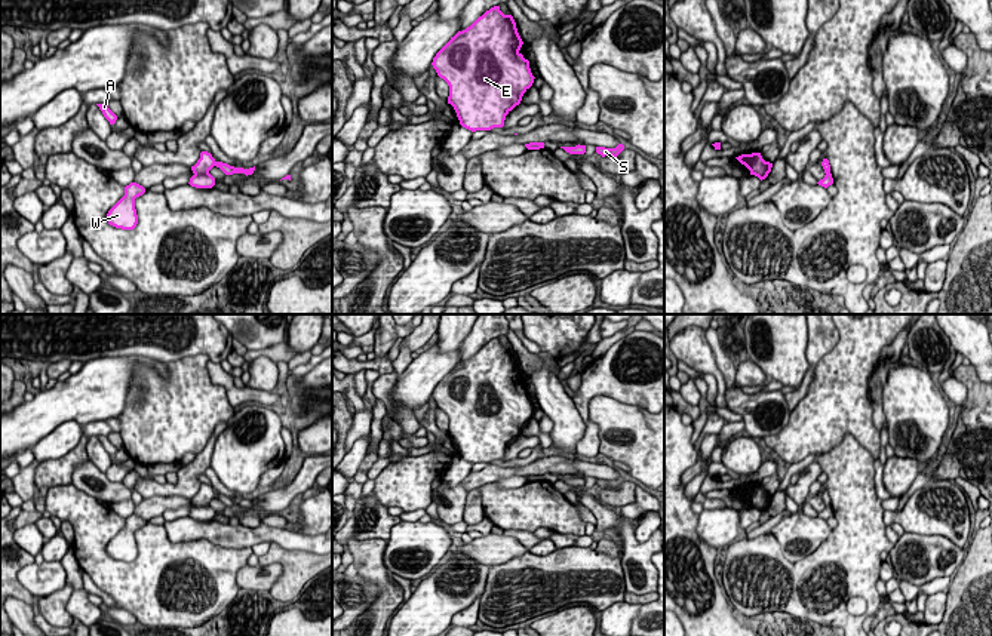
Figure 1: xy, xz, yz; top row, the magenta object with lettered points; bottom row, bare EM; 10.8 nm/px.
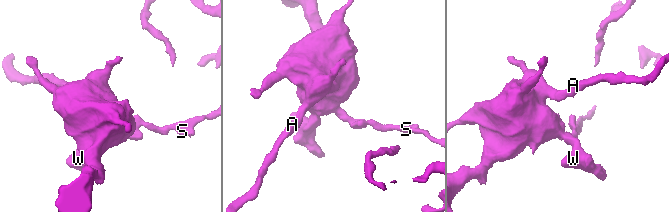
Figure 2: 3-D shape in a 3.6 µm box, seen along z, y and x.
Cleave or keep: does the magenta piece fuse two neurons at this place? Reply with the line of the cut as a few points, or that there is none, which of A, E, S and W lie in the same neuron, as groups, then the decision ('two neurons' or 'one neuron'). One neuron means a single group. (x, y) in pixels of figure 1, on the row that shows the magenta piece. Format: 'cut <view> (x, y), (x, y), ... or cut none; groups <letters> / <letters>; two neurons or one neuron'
cut xy (208, 172), (194, 175); groups A E W / S; two neurons

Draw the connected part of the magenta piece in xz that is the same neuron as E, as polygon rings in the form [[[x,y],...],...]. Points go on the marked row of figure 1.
[[[494,6],[436,53],[431,65],[448,83],[448,104],[454,107],[463,127],[472,132],[503,127],[506,116],[520,104],[535,79],[529,61],[519,52],[522,44],[513,16]]]

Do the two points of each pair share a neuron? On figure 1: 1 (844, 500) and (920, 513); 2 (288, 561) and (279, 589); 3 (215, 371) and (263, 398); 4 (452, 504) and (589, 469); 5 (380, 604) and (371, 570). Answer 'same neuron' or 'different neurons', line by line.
1: different neurons
2: same neuron
3: same neuron
4: different neurons
5: same neuron

